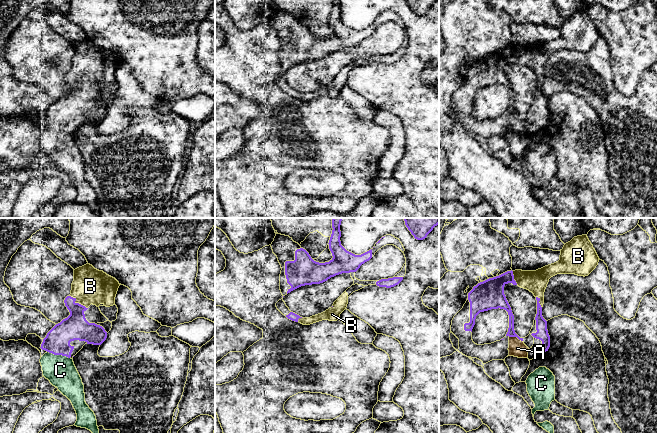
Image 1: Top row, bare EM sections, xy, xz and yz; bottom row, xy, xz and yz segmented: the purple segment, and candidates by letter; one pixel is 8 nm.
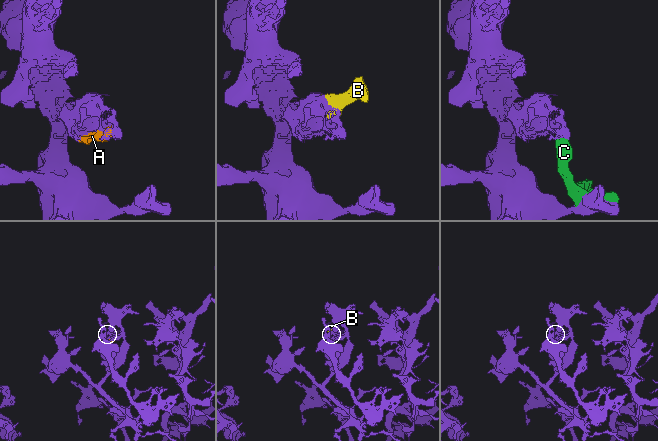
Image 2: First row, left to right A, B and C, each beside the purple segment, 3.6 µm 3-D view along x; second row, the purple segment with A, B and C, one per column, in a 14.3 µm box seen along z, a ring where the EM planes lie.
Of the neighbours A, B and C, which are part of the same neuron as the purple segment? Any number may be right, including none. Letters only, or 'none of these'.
A, B

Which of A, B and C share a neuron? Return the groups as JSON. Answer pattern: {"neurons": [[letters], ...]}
{"neurons": [["A", "B"], ["C"]]}

